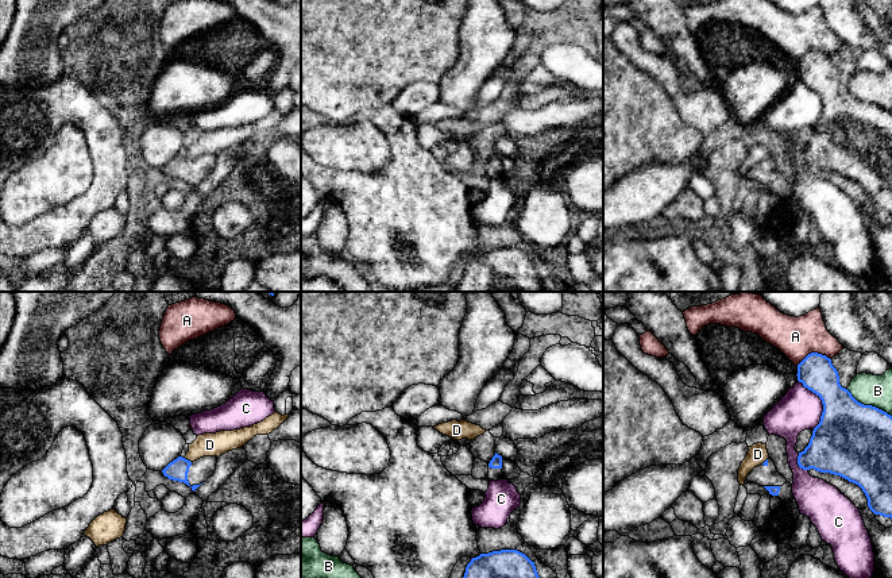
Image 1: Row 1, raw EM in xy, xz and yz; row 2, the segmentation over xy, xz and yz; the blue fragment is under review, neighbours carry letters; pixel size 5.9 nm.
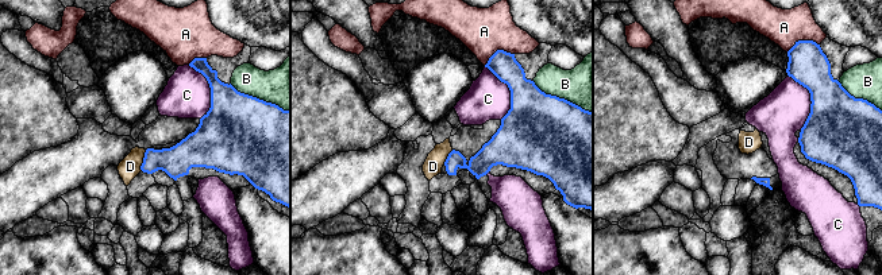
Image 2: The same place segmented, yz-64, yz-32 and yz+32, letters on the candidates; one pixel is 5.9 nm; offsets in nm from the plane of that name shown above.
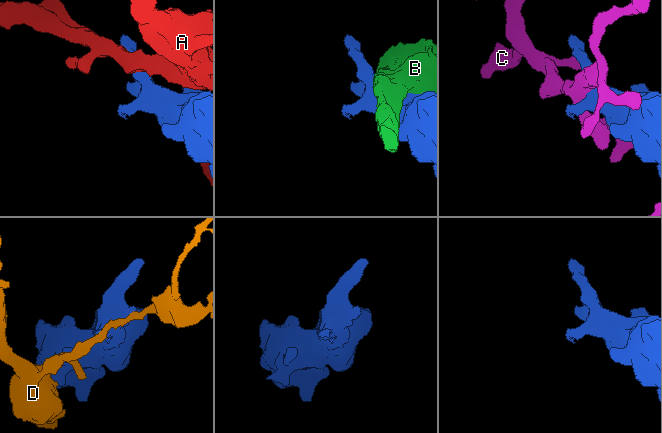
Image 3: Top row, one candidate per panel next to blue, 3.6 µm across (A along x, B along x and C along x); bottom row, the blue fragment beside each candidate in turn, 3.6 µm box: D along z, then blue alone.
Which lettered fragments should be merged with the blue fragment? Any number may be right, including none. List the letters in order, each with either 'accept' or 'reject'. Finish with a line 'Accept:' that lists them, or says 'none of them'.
A: reject
B: reject
C: reject
D: reject
Accept: none of them

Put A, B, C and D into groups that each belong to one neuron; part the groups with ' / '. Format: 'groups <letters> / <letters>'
groups A / B / C / D

